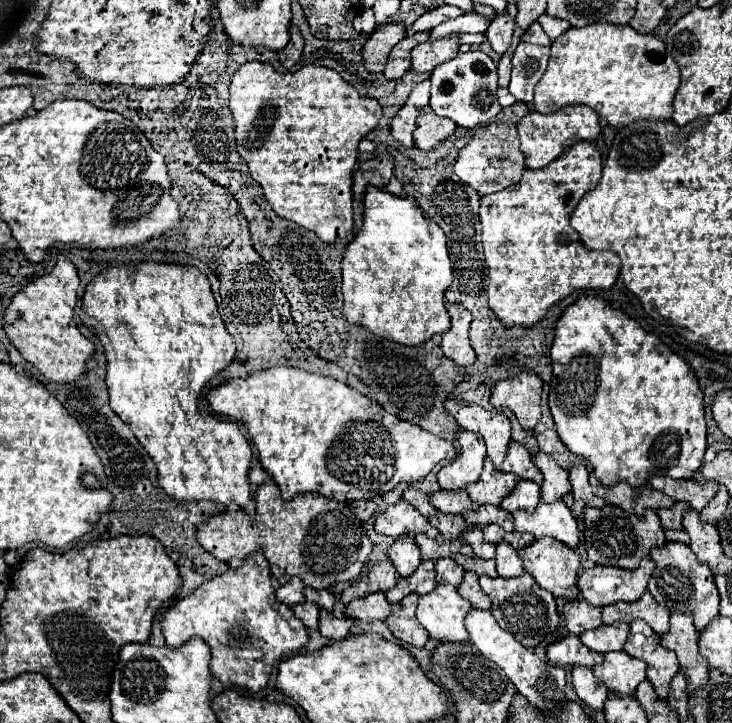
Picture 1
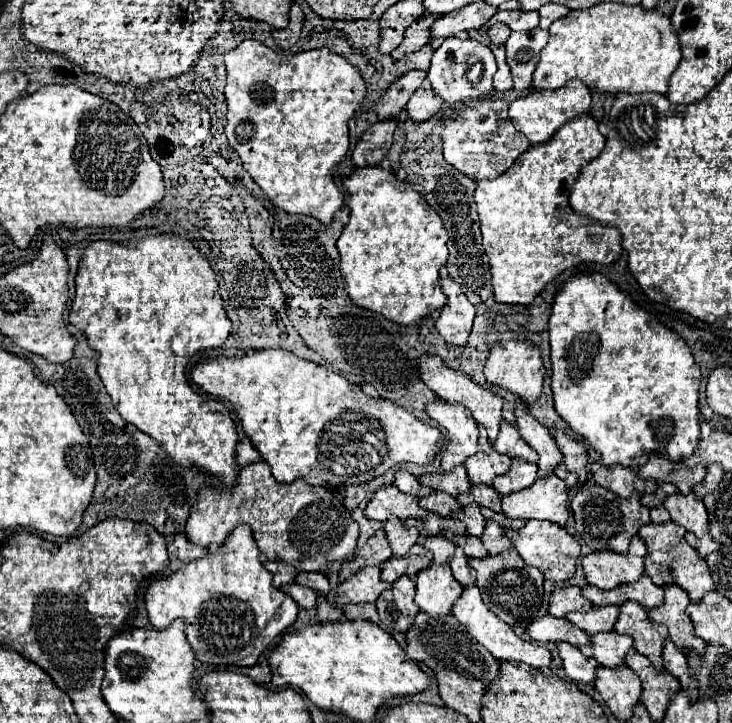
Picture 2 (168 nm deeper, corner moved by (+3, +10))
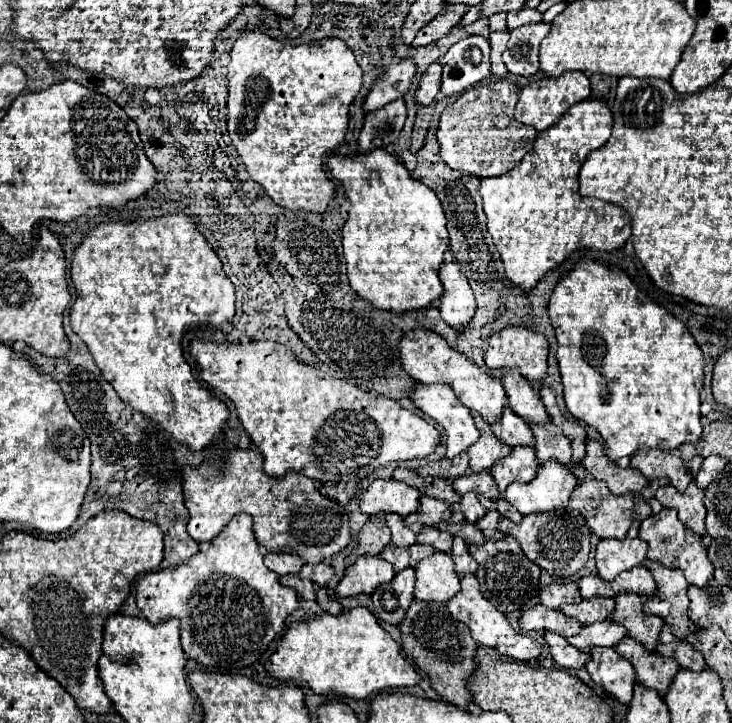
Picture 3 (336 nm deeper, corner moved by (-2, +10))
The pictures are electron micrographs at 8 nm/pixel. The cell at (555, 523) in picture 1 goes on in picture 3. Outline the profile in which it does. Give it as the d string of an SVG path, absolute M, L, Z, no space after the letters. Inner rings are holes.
M560 462L542 464L536 478L528 484L512 482L506 488L504 498L520 512L548 512L556 508L566 508L572 490L578 486L578 480L572 472Z

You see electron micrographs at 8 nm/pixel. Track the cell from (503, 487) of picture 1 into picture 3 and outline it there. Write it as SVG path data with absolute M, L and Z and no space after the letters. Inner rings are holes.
M472 412L474 414L474 422L478 426L478 432L480 432L480 438L476 444L472 444L468 448L468 456L470 456L470 468L472 472L488 472L498 460L506 458L512 448L506 446L504 442L500 442L494 434L492 434L492 428L490 424L486 424L482 420L480 414Z

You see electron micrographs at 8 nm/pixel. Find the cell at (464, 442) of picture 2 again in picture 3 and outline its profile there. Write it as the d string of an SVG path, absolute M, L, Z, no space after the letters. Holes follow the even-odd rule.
M416 384L412 400L424 414L434 418L446 430L446 458L456 458L478 440L478 428L472 412L464 408L450 386Z

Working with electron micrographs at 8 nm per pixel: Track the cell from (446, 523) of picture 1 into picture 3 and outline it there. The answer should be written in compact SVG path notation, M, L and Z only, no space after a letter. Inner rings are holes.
M438 478L432 482L430 488L426 488L424 492L426 496L432 496L432 498L440 498L442 502L448 502L448 504L456 504L460 500L460 494L452 488L452 484L448 484L446 480Z

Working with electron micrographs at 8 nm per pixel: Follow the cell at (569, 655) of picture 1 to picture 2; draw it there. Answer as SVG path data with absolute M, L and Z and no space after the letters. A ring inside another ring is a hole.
M551 614L533 620L527 626L527 636L537 642L569 642L573 646L585 646L589 640L589 636L567 618L557 618Z

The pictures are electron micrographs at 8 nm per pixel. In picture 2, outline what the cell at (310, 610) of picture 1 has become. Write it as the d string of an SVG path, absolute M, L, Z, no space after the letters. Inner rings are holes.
M289 584L285 586L287 594L301 606L301 608L313 608L315 606L315 592L309 586L301 586L301 584Z

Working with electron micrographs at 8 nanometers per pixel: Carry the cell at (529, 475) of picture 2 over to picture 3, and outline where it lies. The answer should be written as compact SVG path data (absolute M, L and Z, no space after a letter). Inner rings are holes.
M528 446L514 448L510 456L496 462L496 466L492 466L490 470L500 492L504 492L512 482L530 482L536 476L536 472L538 472L536 452L534 448Z

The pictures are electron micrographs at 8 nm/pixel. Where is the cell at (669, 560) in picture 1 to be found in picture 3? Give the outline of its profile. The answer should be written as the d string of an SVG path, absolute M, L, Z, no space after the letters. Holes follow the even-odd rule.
M664 508L660 514L652 514L640 524L640 538L648 542L648 558L654 562L660 562L668 568L678 568L684 572L688 584L694 584L698 588L708 586L708 582L714 576L714 566L710 564L706 556L706 548L700 544L700 536L694 534L690 528L684 526L684 522L678 520L676 510Z

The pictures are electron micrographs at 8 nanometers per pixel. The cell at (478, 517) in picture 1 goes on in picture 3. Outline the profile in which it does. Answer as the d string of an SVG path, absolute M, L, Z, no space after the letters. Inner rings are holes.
M484 472L484 474L466 474L466 476L460 476L454 484L454 490L458 494L468 494L468 492L476 492L476 494L484 494L486 498L490 500L498 500L500 498L500 492L496 488L496 482L494 478L490 476L490 472Z

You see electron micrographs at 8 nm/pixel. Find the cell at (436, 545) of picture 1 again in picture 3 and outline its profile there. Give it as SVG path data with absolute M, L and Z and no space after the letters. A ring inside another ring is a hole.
M422 496L420 498L420 508L418 512L410 514L406 518L408 524L414 524L414 522L420 522L420 524L428 524L428 526L440 526L446 518L448 518L450 510L448 506L442 502L442 500L436 500L436 498L428 498L428 496Z

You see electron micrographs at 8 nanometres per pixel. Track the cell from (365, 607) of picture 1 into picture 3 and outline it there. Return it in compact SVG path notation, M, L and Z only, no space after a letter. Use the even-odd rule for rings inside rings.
M360 556L352 566L346 568L344 578L336 586L338 598L372 594L378 586L394 578L394 568L390 562L378 556Z

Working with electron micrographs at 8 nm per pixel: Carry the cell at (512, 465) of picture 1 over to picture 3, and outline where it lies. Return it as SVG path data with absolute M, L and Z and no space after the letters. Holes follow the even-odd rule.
M504 408L500 422L494 424L492 430L494 430L494 436L498 440L502 440L504 444L508 444L510 448L516 448L516 446L534 448L536 446L530 426L518 414L514 414L510 408Z

